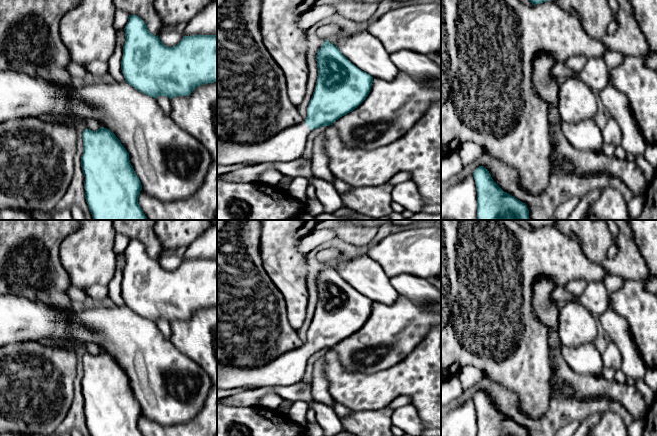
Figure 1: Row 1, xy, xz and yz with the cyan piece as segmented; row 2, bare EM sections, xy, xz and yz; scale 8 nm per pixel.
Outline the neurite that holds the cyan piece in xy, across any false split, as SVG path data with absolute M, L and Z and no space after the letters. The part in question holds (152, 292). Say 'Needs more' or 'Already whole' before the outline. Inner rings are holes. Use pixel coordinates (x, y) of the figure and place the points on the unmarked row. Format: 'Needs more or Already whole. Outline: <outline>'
Already whole. Outline: M129 239L124 255L126 264L123 270L121 294L125 306L139 316L155 323L158 320L171 323L176 320L189 320L196 311L217 306L217 259L183 260L176 270L168 271L158 260L151 258L144 245L136 239Z

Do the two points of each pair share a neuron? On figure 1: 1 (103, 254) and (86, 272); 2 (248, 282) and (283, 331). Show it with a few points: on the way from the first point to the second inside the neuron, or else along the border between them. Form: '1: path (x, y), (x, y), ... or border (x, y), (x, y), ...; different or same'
1: path (99, 258), (89, 268); same
2: path (248, 294), (271, 319); same

